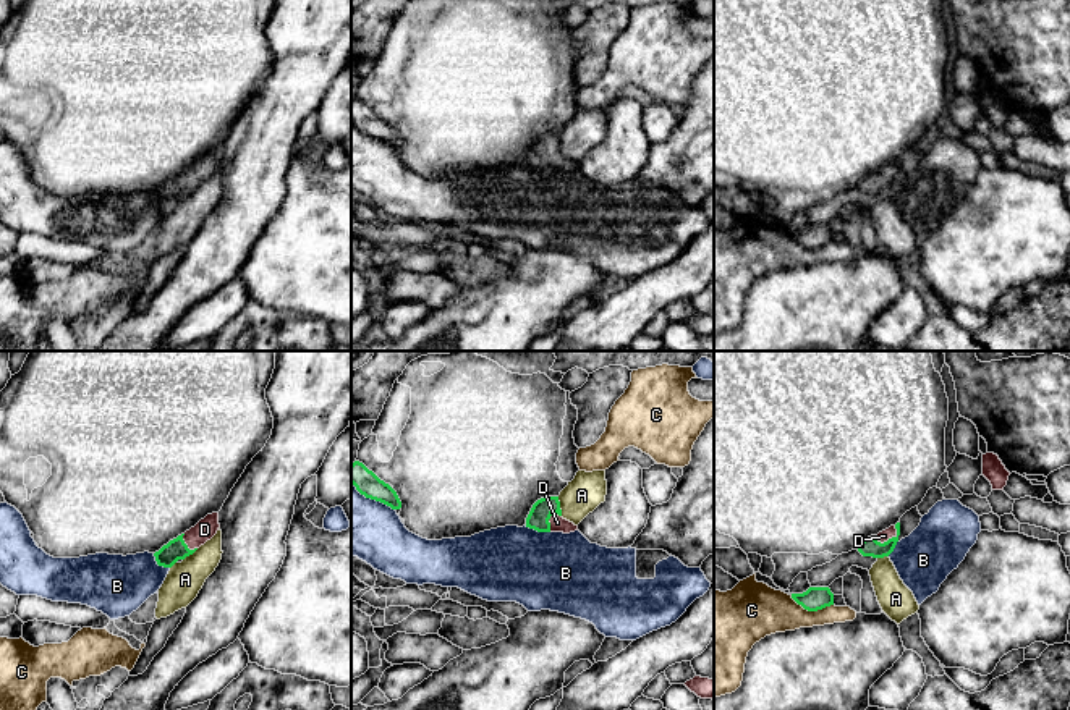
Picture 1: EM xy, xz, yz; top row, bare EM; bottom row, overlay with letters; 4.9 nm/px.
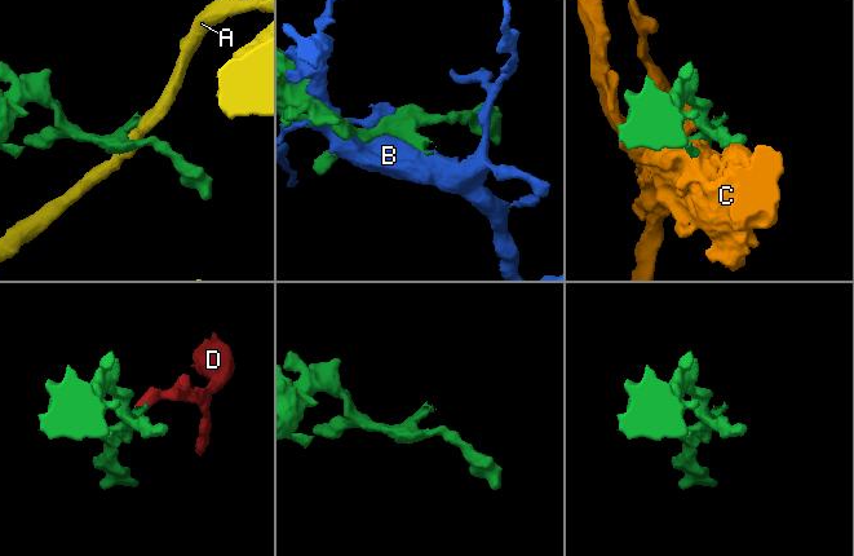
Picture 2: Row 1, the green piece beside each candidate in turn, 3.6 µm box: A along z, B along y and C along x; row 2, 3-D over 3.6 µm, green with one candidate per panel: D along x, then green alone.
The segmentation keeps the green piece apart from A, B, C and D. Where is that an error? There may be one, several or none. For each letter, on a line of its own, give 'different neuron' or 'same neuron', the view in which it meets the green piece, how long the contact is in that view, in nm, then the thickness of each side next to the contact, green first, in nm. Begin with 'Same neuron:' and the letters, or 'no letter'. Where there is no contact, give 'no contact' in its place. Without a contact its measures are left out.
Same neuron: D
A: different neuron; contact in xz; length 100 nm; calibres 110 and 180 nm
B: different neuron; contact in xz; length 130 nm; calibres 110 and 400 nm
C: different neuron; contact in yz; length 220 nm; calibres 120 and 260 nm
D: same neuron; contact in yz; length 130 nm; calibres 100 and 60 nm

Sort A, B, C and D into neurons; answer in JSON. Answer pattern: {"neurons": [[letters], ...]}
{"neurons": [["A"], ["B"], ["C"], ["D"]]}

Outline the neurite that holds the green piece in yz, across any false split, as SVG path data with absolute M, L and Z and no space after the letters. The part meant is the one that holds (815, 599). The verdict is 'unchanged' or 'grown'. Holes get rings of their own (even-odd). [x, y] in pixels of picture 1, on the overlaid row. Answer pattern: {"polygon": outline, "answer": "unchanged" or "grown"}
{"polygon": "M809 587L803 594L792 594L792 598L808 611L834 605L834 594L829 587Z", "answer": "unchanged"}

